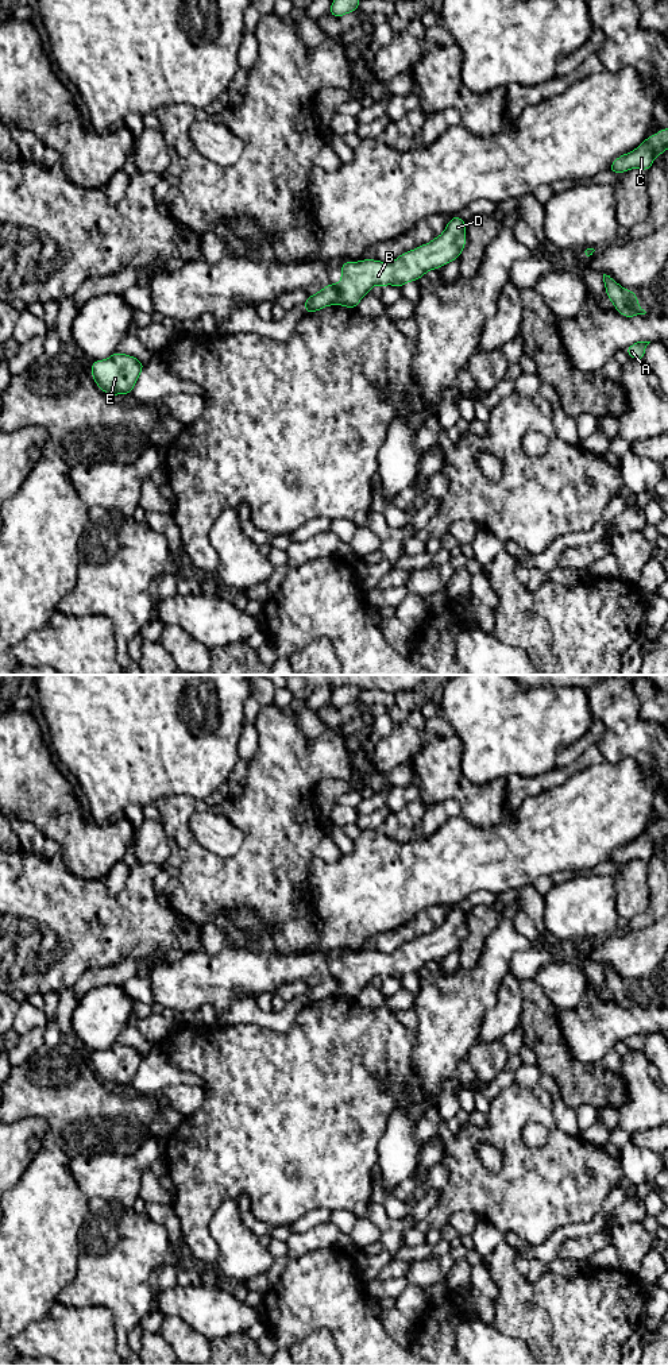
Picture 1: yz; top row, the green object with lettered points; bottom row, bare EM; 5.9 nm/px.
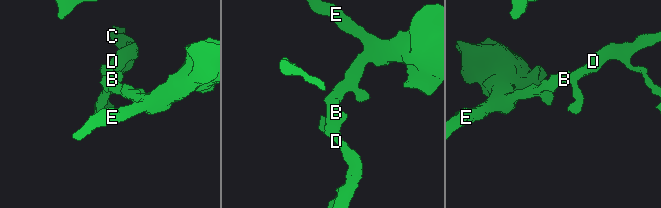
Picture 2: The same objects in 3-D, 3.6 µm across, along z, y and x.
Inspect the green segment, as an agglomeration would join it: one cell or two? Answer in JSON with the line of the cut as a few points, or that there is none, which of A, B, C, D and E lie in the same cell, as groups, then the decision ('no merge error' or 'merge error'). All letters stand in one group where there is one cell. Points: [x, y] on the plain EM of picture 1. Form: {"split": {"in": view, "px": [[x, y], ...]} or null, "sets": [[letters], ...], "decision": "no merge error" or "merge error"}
{"split": {"in": "yz", "px": [[328, 976], [336, 980], [336, 994]]}, "sets": [["A", "B", "C", "D"], ["E"]], "decision": "merge error"}

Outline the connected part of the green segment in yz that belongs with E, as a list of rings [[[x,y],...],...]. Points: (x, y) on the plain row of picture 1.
[[[116,1042],[104,1051],[93,1051],[92,1068],[108,1087],[130,1085],[143,1058],[139,1050]]]

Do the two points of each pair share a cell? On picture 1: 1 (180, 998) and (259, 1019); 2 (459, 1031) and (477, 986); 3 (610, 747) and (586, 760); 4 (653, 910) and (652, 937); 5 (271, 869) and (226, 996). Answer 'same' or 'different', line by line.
1: different
2: same
3: different
4: different
5: different

